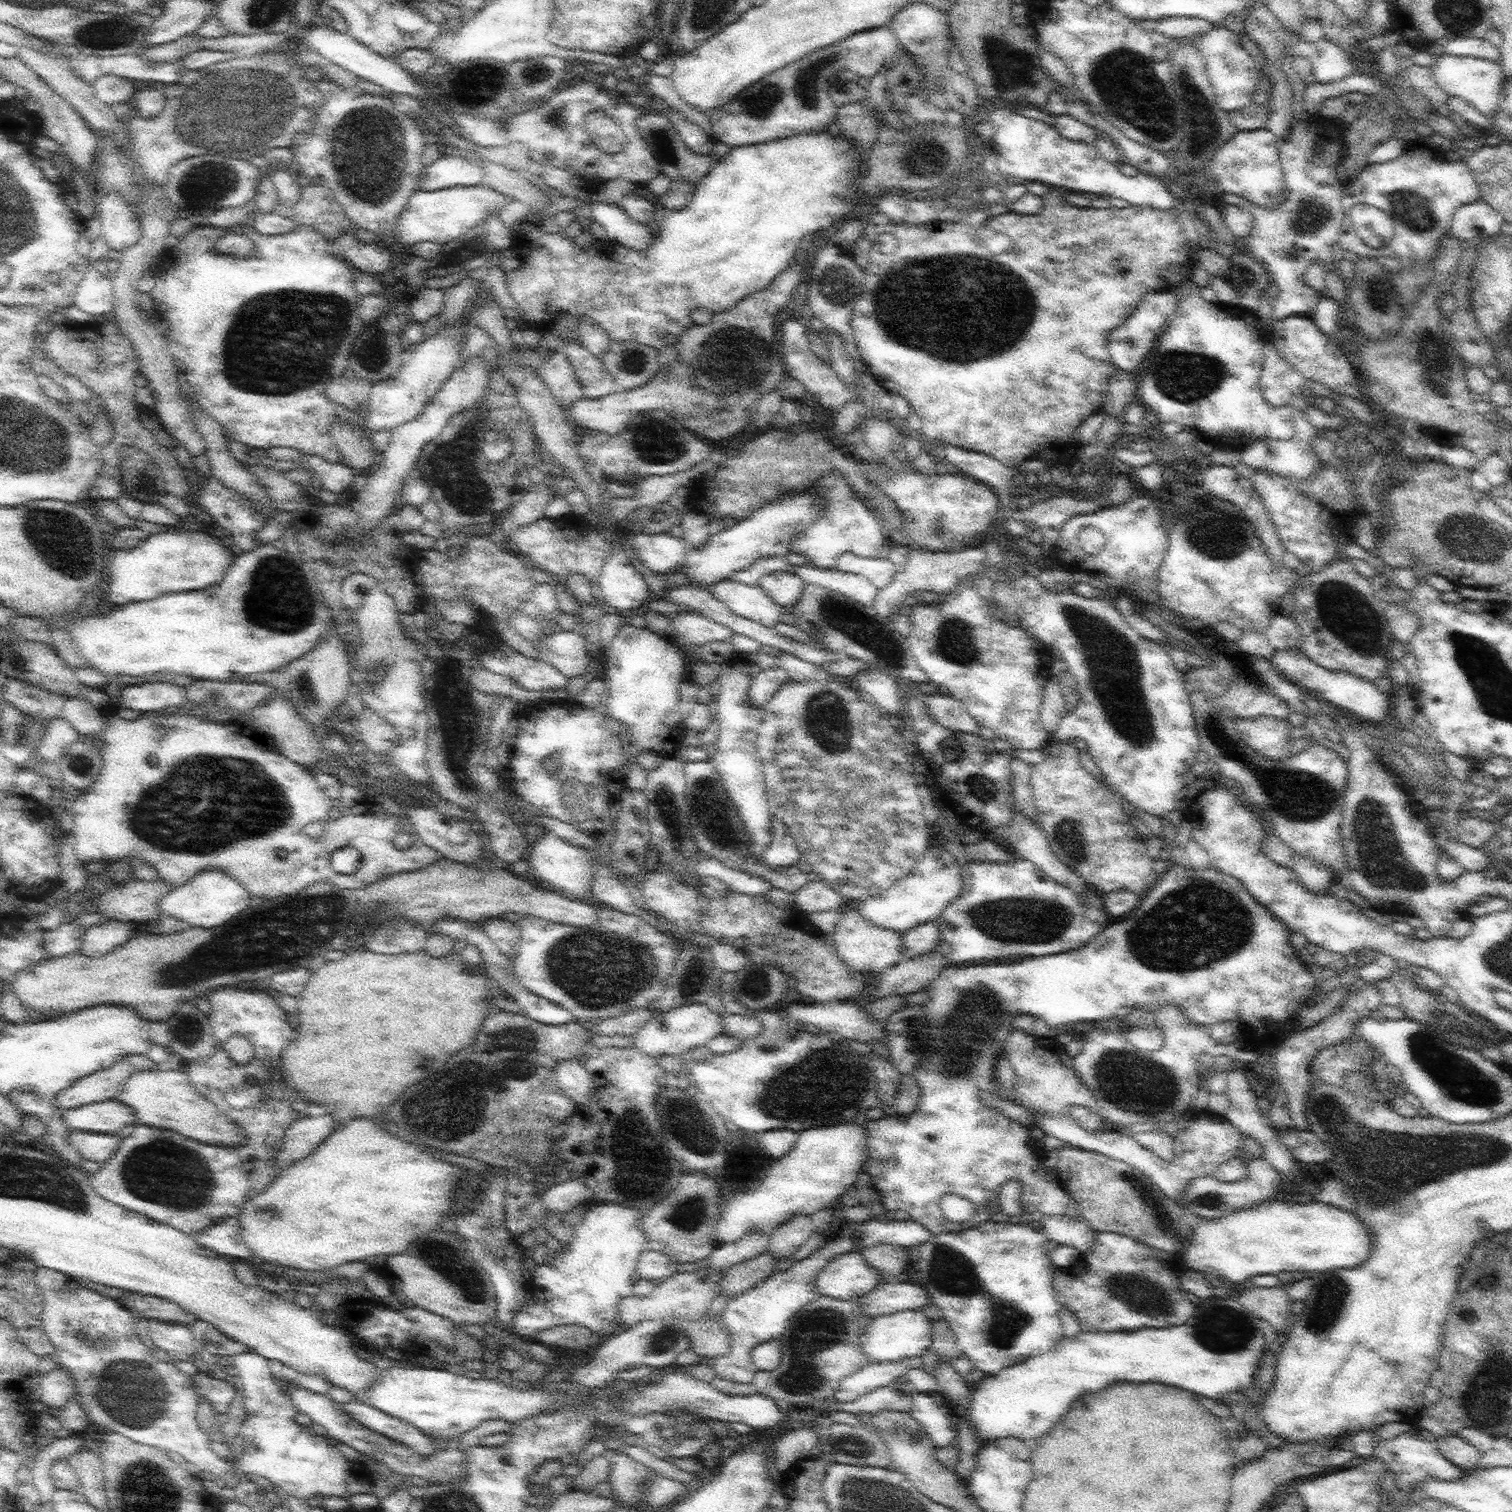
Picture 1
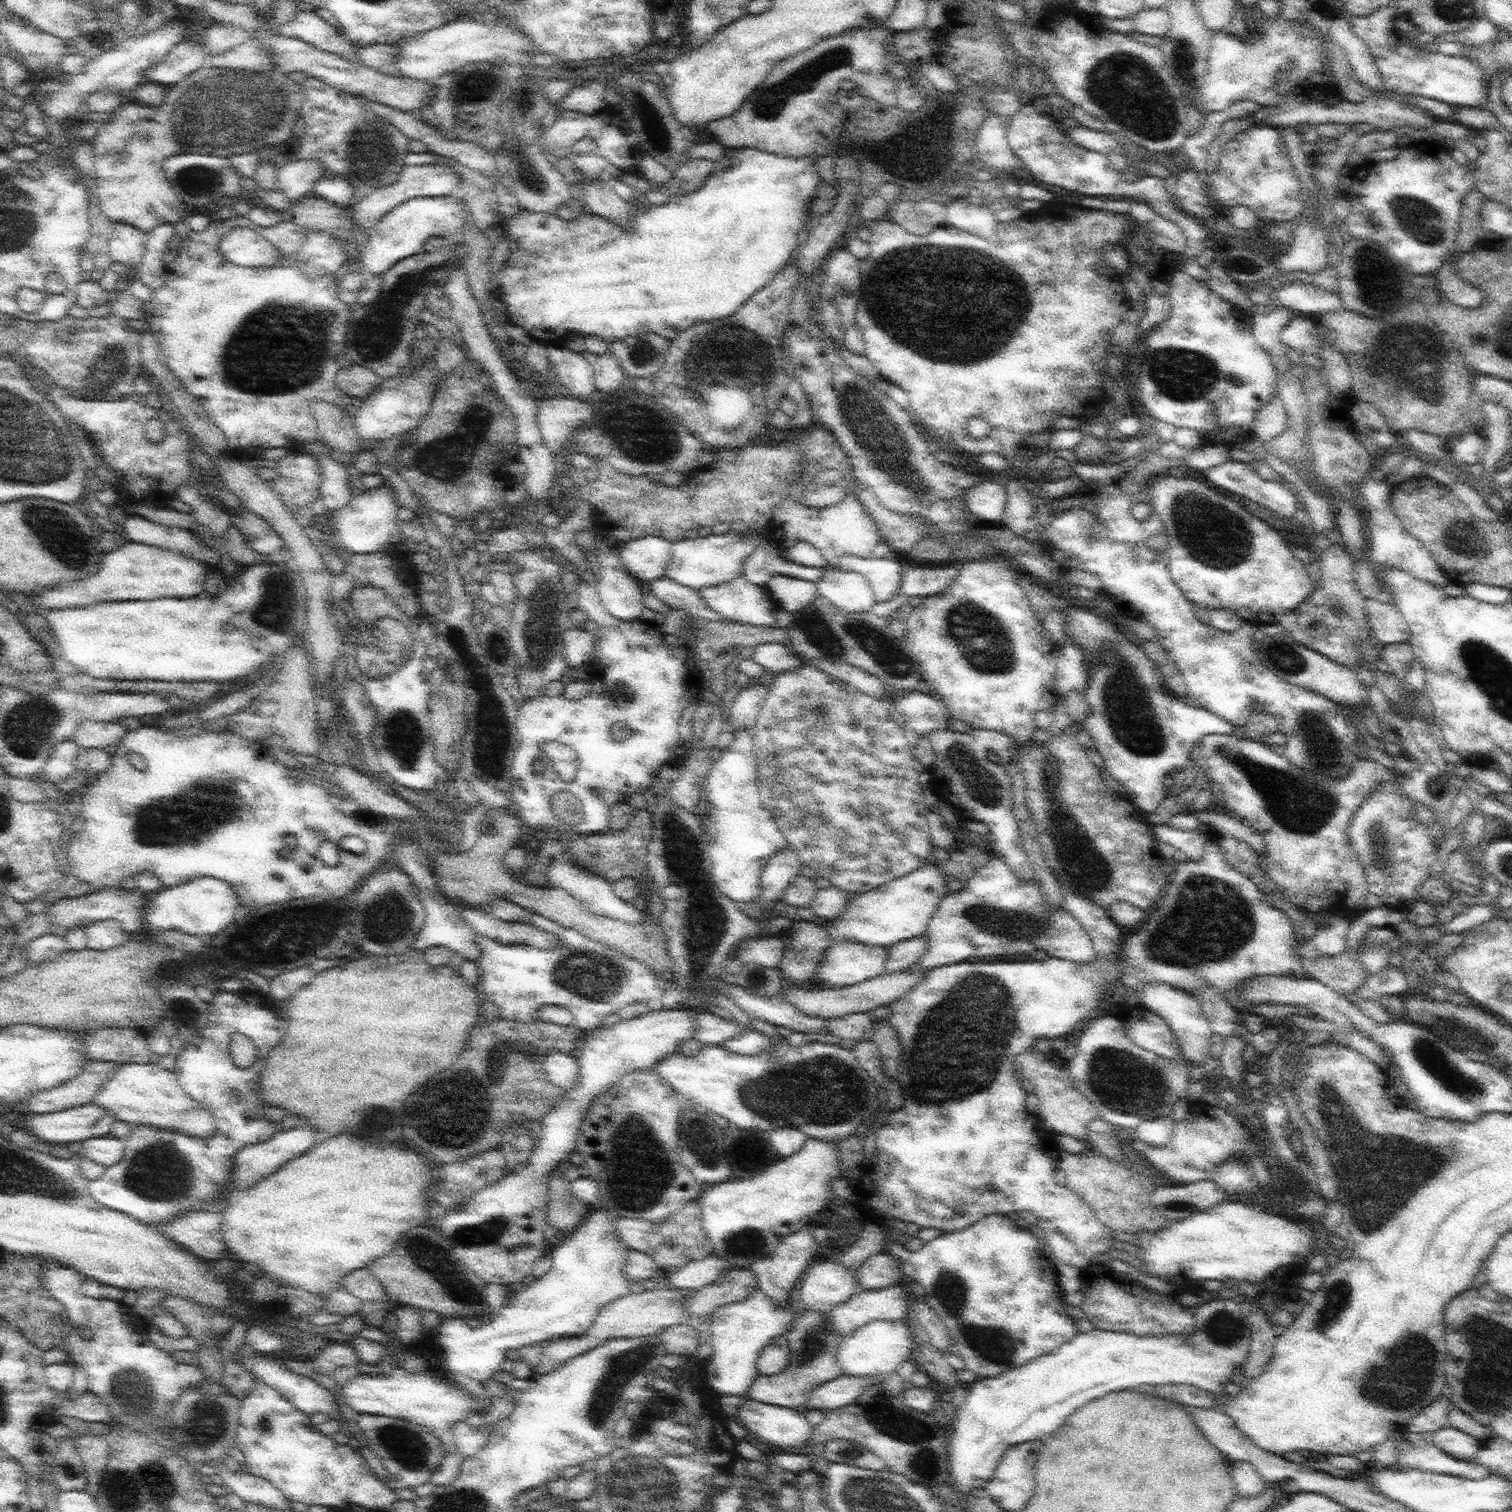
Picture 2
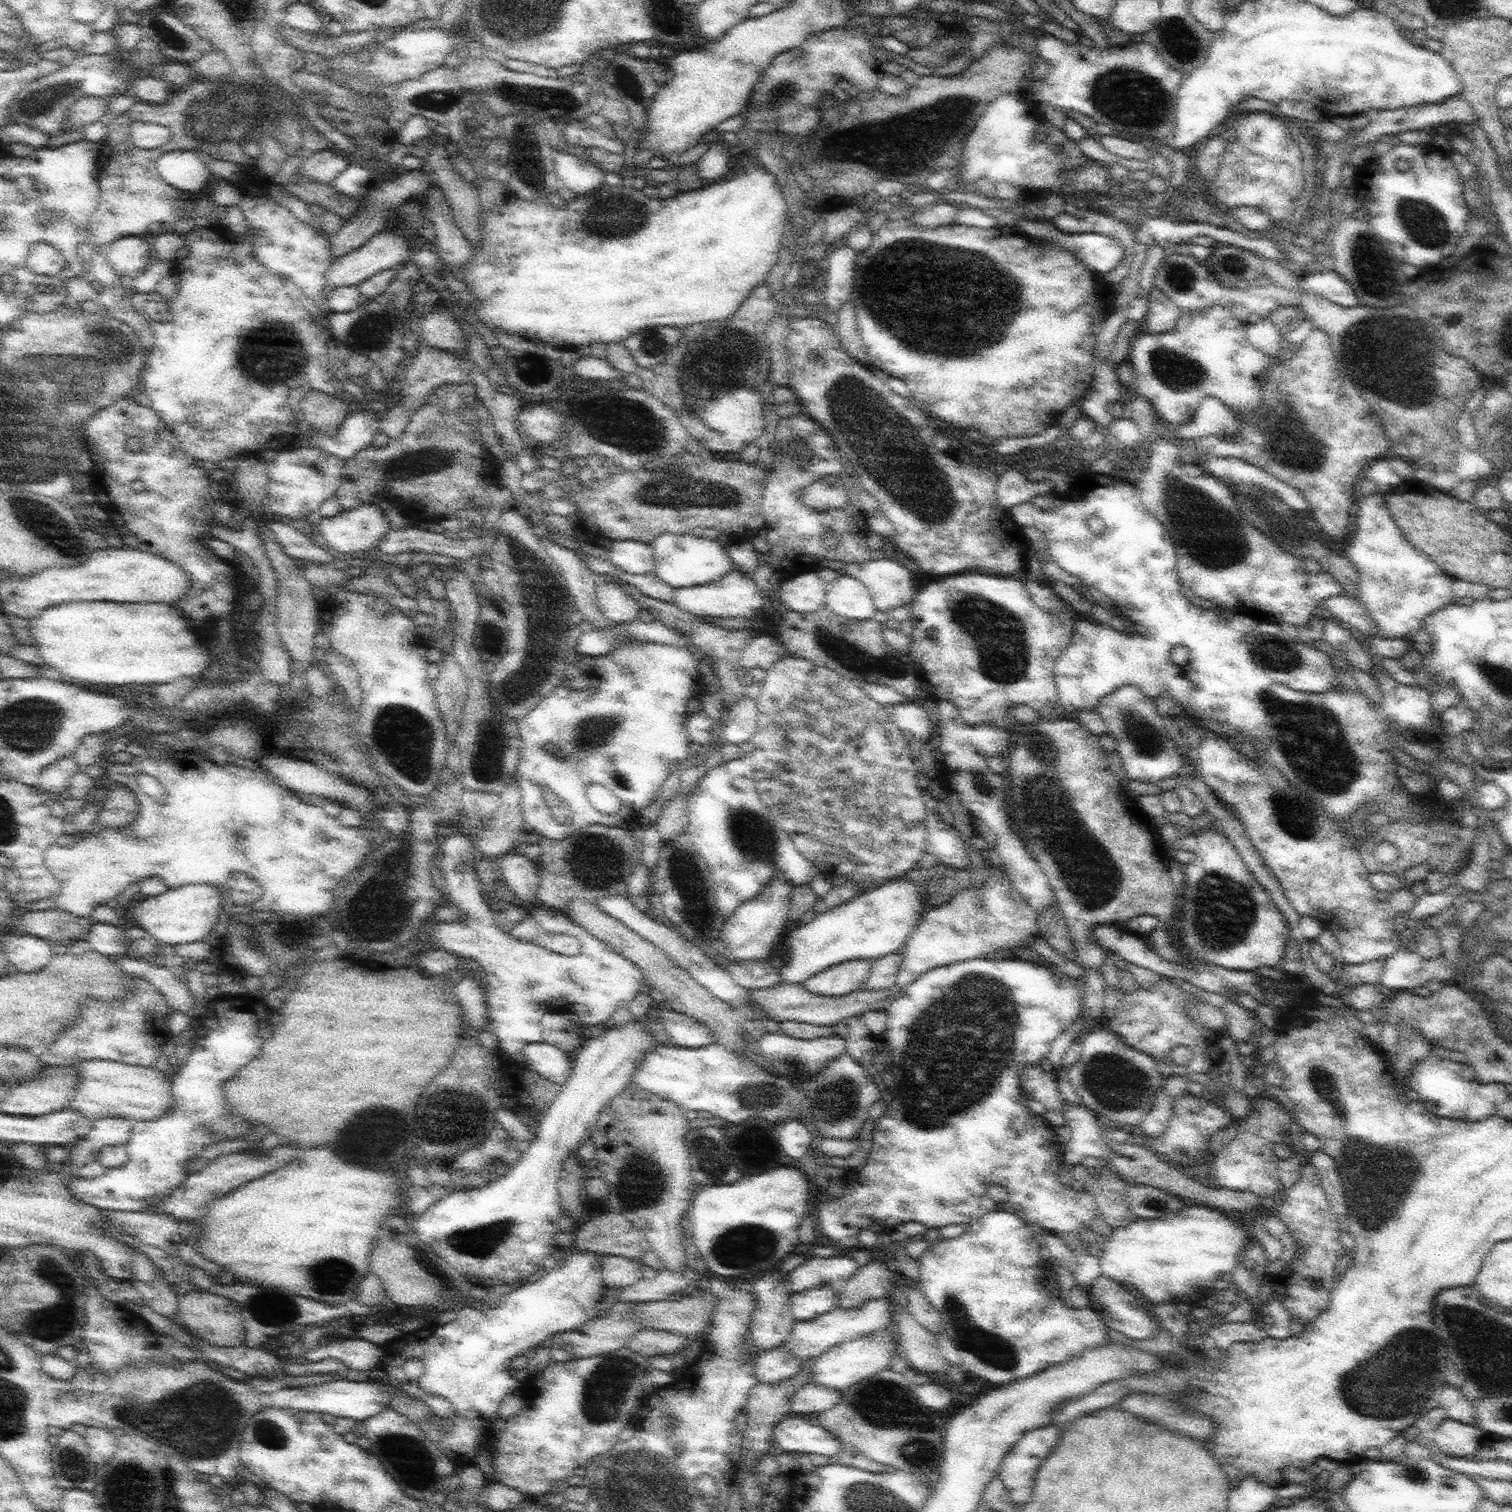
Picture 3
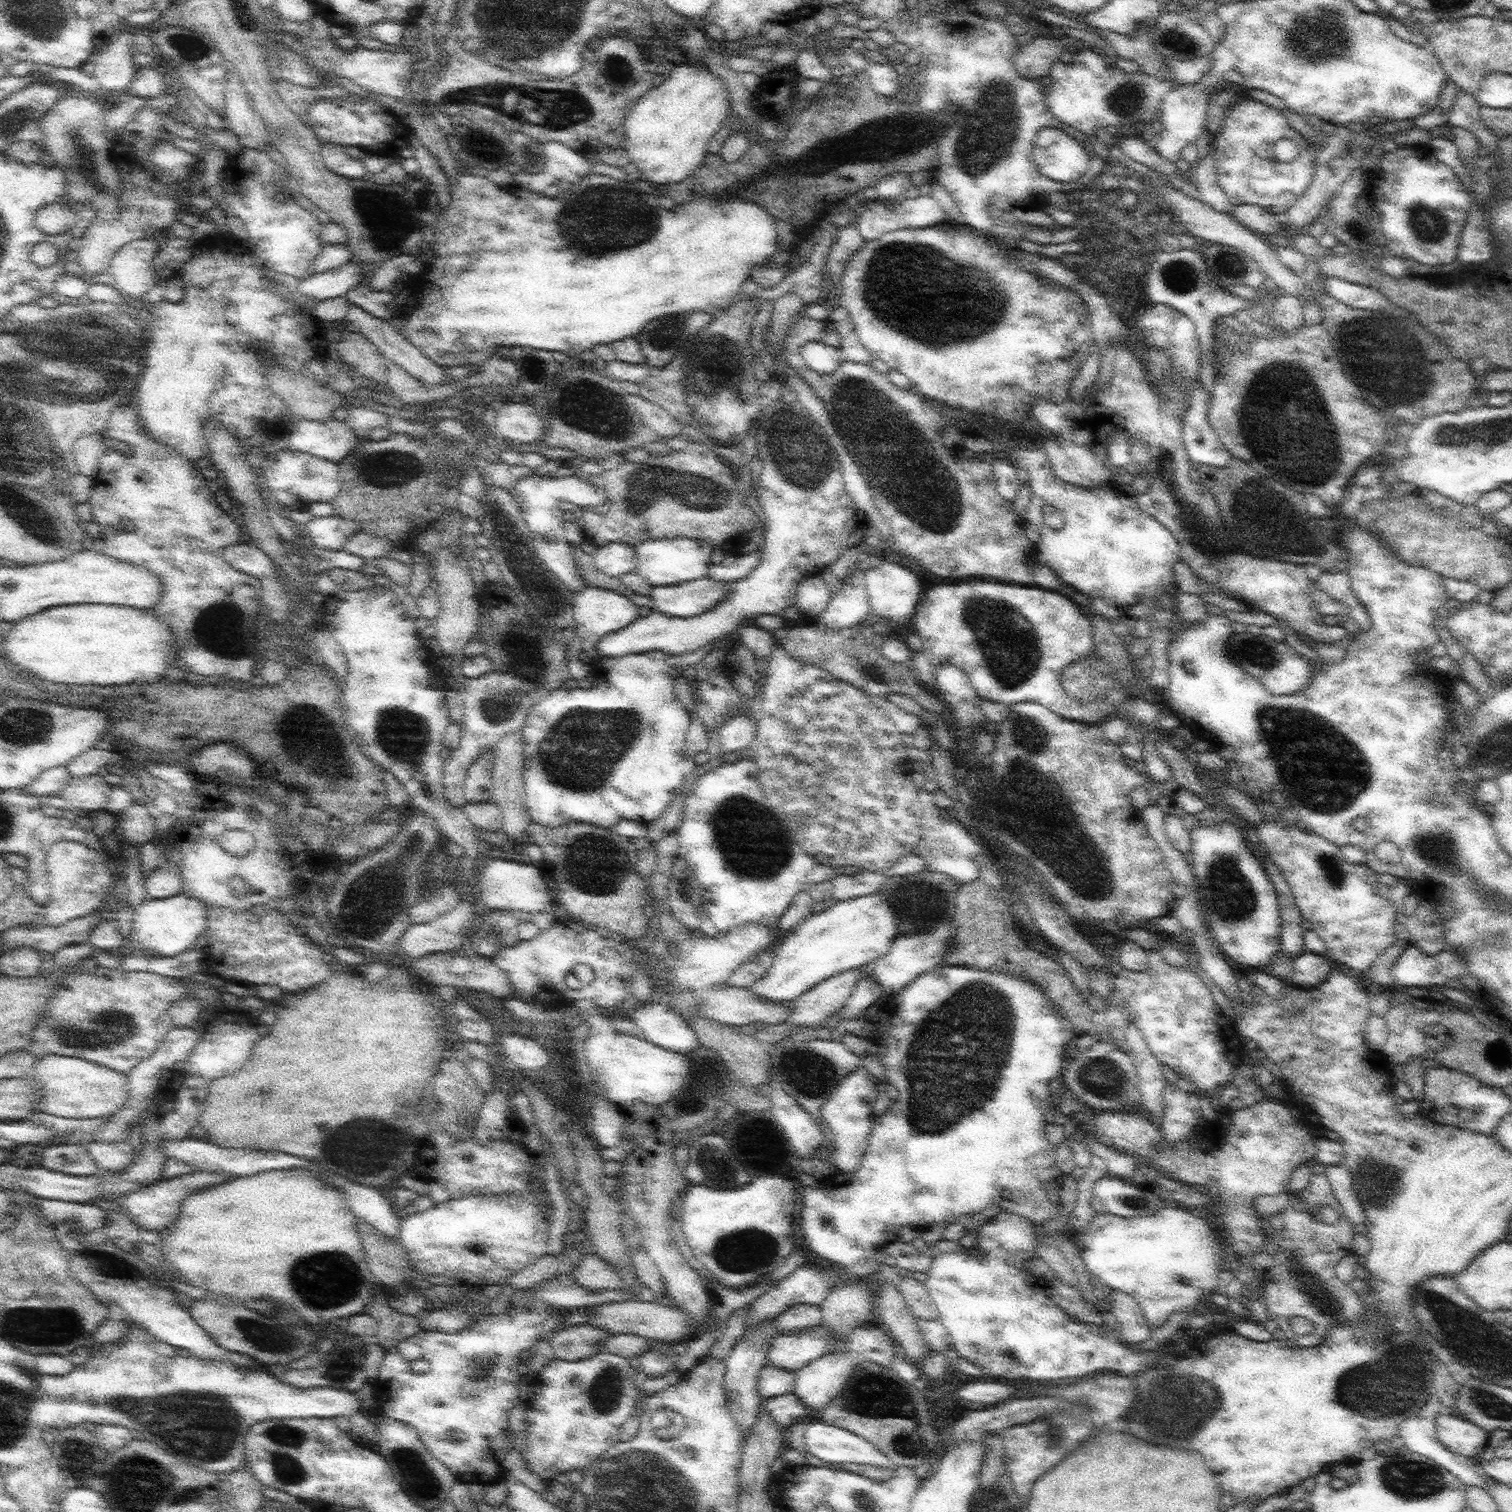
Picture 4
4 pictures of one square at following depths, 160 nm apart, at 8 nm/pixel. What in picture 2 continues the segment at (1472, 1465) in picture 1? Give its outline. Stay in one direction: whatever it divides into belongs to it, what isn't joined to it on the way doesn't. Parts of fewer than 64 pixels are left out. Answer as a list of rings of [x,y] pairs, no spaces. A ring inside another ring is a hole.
[[[1446,1426],[1434,1433],[1433,1441],[1446,1454],[1460,1460],[1475,1462],[1481,1441],[1453,1426]]]

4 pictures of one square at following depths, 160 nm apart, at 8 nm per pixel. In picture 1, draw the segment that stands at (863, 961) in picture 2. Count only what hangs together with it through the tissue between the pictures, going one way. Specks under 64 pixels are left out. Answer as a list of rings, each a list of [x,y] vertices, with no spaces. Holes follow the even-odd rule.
[[[851,906],[842,911],[842,918],[837,921],[833,933],[836,950],[839,957],[852,970],[856,969],[859,973],[878,974],[890,970],[902,956],[903,946],[901,932],[894,929],[879,927],[873,922],[867,921],[856,909]]]

